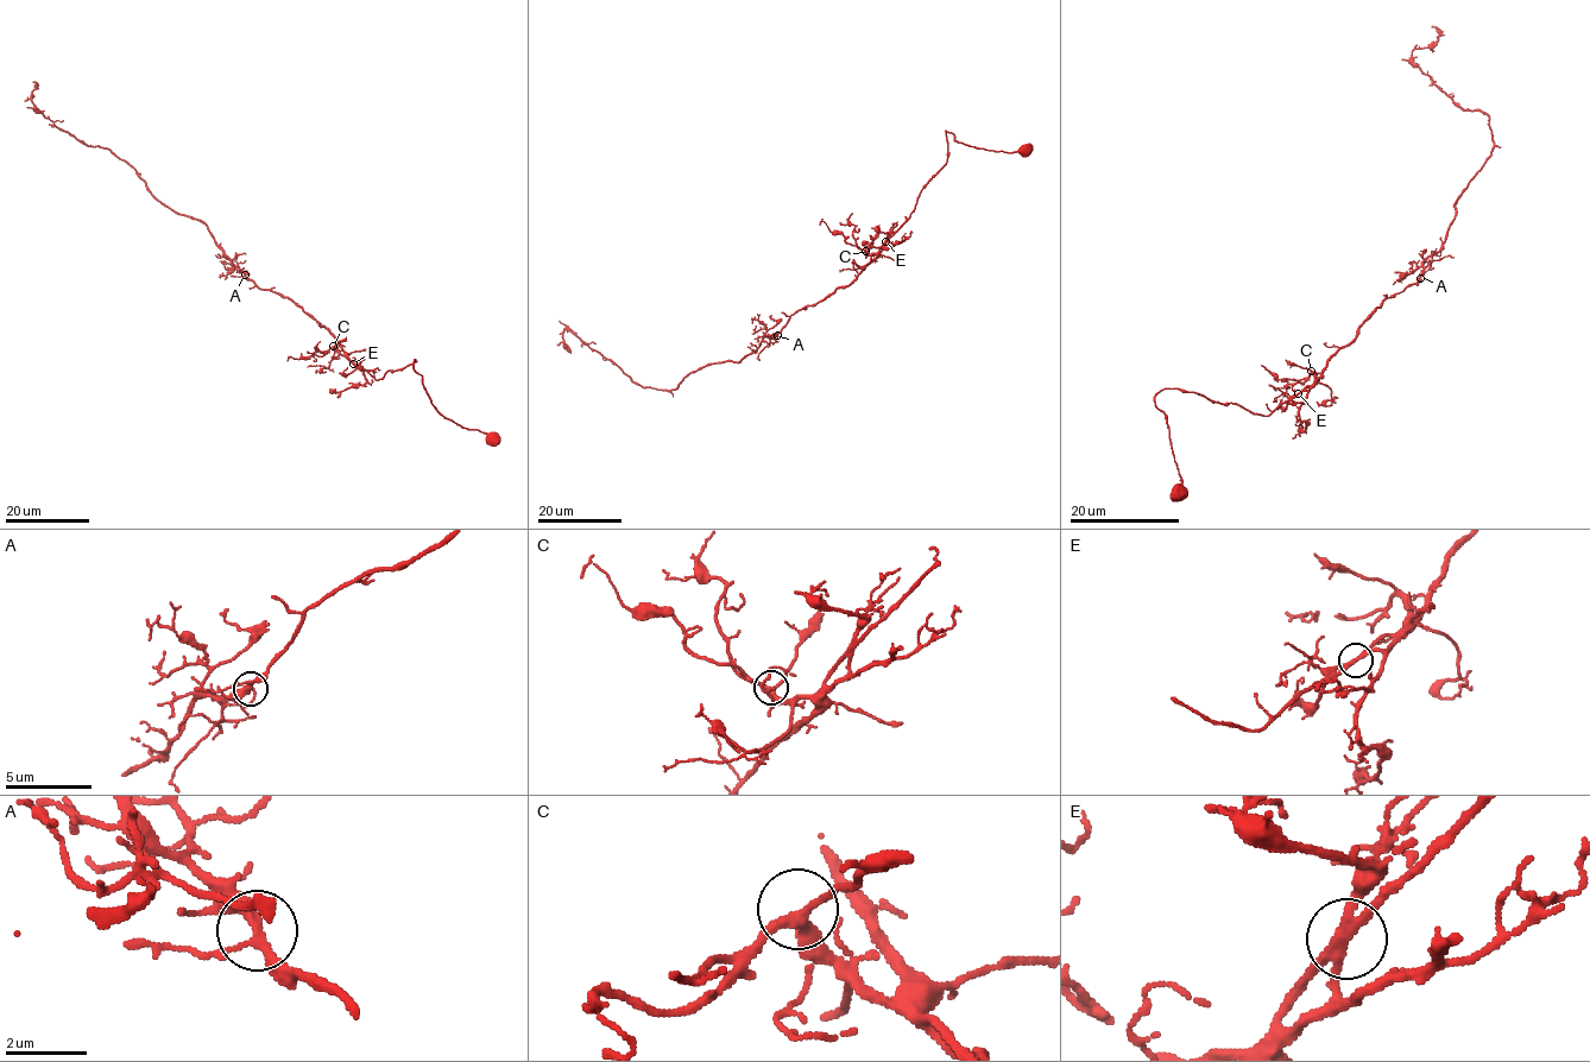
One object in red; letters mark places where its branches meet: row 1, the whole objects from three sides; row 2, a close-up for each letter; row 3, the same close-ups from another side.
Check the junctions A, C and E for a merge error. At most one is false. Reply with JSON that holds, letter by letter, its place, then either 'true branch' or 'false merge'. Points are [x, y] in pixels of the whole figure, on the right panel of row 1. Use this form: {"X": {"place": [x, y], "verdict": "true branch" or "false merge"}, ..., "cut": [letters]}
{"A": {"place": [1420, 278], "verdict": "true branch"}, "C": {"place": [1311, 371], "verdict": "true branch"}, "E": {"place": [1298, 393], "verdict": "true branch"}, "cut": []}

